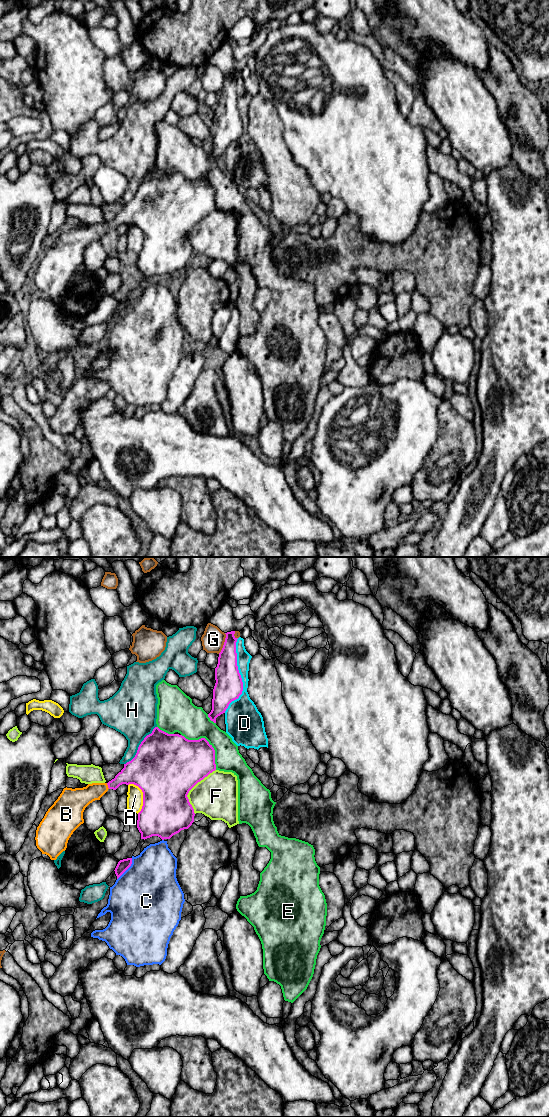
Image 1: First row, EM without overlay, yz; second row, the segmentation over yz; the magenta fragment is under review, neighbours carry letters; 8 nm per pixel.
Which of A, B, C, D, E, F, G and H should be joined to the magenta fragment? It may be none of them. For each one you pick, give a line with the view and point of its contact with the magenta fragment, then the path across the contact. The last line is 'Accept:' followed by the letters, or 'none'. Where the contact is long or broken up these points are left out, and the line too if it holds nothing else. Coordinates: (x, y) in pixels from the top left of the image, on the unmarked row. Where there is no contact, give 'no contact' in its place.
B: yz (108, 226) | across yz (135, 212), (120, 218), (108, 226), (80, 238)
Accept: B

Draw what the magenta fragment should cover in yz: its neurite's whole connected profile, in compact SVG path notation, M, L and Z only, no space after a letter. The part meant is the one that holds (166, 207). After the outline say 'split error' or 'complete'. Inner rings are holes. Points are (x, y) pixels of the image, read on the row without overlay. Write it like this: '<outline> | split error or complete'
M155 167L138 187L135 197L108 223L92 223L83 228L64 228L58 239L48 249L36 270L36 286L56 300L66 290L73 272L84 263L85 248L109 230L122 224L134 224L143 232L143 246L138 253L137 268L141 279L158 276L170 279L194 262L194 249L187 237L189 231L216 210L215 190L205 178L188 180L179 174L168 174Z | split error

